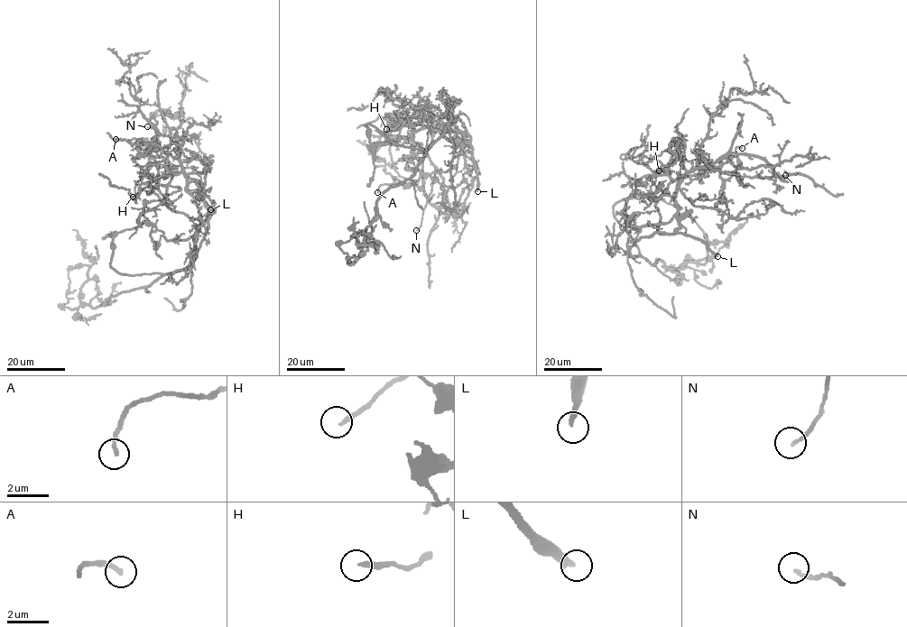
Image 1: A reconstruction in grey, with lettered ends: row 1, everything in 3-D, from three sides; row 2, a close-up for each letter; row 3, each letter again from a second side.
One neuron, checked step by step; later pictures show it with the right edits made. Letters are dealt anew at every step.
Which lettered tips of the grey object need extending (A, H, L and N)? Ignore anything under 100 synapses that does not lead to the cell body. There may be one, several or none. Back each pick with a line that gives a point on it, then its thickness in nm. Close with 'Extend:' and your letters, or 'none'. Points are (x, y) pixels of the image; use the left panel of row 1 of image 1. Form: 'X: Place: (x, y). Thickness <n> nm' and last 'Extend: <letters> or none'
L: Place: (210, 209). Thickness 280 nm
Extend: L

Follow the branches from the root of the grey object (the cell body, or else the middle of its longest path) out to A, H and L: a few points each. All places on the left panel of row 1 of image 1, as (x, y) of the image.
A: (198, 230), (196, 200), (202, 201), (204, 221), (170, 209), (148, 154), (160, 156), (146, 142), (115, 139)
H: (198, 230), (200, 218), (198, 207), (186, 189), (187, 178), (181, 172), (156, 177), (133, 197)
L: (198, 230), (200, 218), (196, 200), (199, 199), (210, 207), (212, 201), (214, 204), (210, 209)

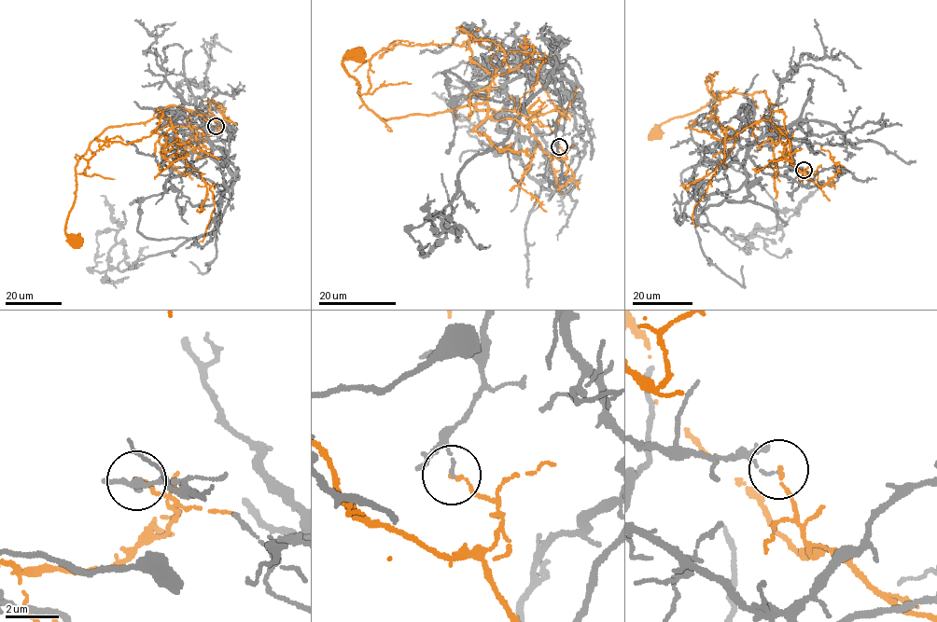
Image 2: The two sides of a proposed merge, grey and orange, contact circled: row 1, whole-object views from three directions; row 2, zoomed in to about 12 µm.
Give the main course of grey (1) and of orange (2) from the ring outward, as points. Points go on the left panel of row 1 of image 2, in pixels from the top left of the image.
1: (216, 126), (230, 137), (212, 141), (225, 188), (214, 230), (121, 271), (107, 257), (121, 228), (101, 195)
2: (216, 126), (204, 135), (160, 116), (106, 128), (76, 172), (85, 173), (104, 145), (150, 136), (163, 110)

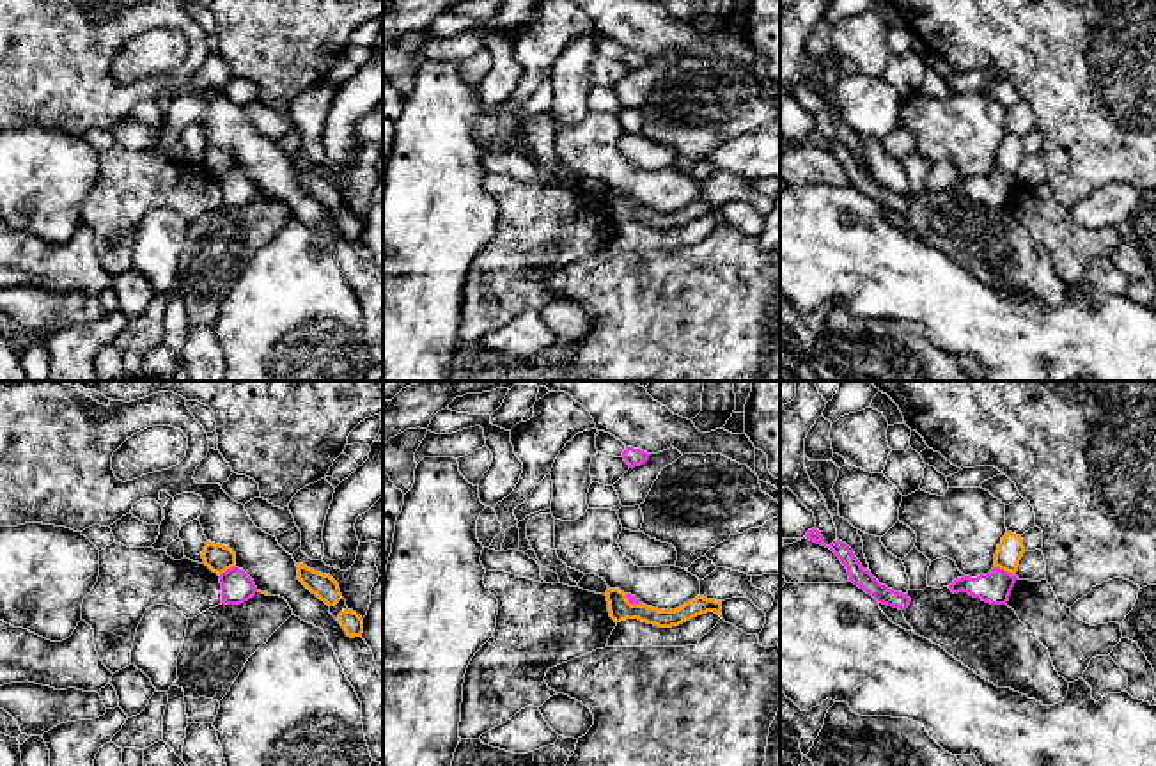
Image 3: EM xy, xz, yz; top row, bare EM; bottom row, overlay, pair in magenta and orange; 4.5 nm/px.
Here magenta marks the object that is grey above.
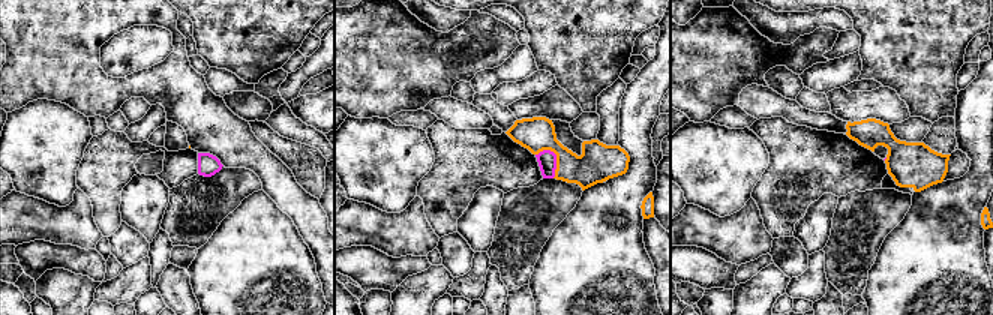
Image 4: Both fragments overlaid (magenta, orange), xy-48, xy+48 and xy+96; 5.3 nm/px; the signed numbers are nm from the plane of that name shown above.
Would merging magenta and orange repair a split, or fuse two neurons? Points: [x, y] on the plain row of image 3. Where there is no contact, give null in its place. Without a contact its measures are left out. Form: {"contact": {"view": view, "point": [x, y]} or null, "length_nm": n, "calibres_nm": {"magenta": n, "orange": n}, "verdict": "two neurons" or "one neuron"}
{"contact": {"view": "yz", "point": [1006, 174]}, "length_nm": 100, "calibres_nm": {"magenta": 150, "orange": 120}, "verdict": "two neurons"}

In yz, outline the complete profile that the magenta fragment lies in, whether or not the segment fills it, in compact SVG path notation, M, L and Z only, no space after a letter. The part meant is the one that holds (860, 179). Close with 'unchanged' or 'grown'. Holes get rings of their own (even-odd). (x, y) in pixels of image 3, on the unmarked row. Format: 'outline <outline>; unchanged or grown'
outline M833 144L830 147L830 152L840 161L840 165L846 168L849 183L863 192L867 197L871 197L878 206L883 206L887 209L894 209L899 213L906 213L911 206L908 197L895 195L888 192L887 188L879 186L871 174L863 172L851 151L842 144Z; unchanged

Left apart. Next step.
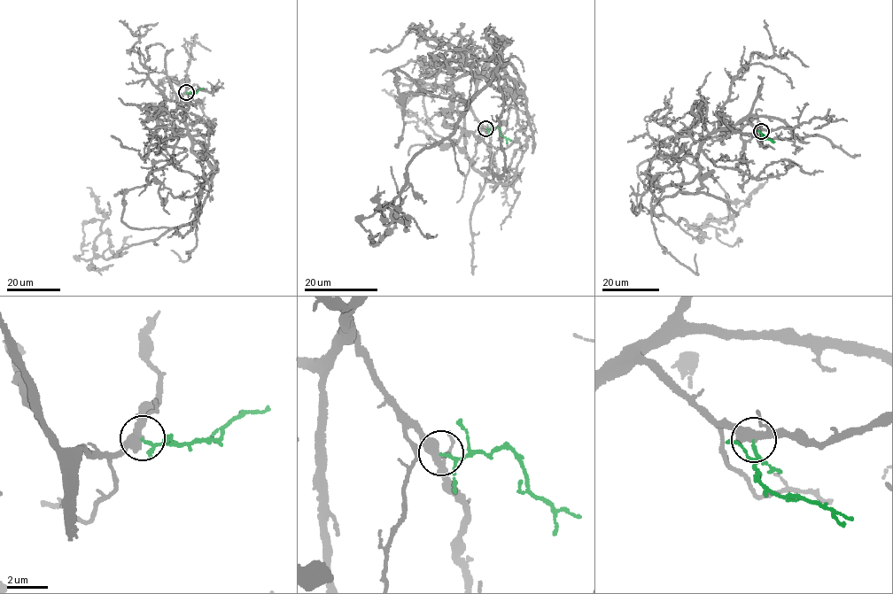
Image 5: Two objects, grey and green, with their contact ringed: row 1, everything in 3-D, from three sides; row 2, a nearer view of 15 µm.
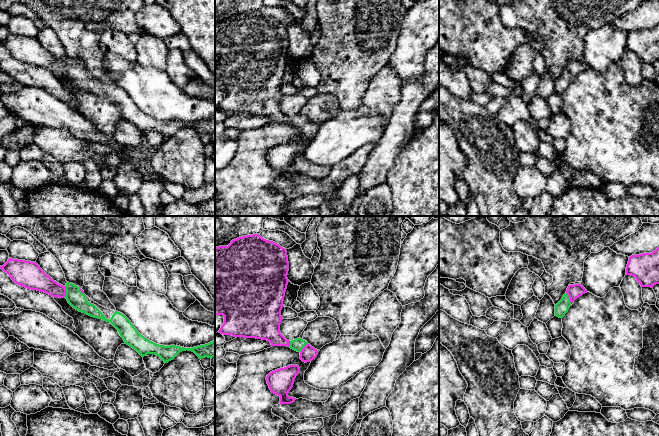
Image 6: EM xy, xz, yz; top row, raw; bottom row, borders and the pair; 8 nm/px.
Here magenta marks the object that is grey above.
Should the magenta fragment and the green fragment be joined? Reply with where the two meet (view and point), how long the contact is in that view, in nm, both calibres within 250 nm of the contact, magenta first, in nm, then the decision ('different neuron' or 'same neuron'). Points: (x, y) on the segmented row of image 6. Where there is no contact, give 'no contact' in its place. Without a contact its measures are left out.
xy (65, 291) | 90 nm | 170/140 nm | same neuron

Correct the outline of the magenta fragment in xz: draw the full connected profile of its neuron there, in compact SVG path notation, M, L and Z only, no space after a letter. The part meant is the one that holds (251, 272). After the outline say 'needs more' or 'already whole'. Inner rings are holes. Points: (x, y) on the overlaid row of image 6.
M259 234L239 237L228 246L215 247L215 315L223 315L224 323L219 333L234 337L256 338L267 340L272 346L287 346L300 353L300 359L307 363L318 355L317 349L307 341L297 338L287 340L280 333L283 320L281 310L288 285L289 262L287 251L279 244L262 238Z | needs more

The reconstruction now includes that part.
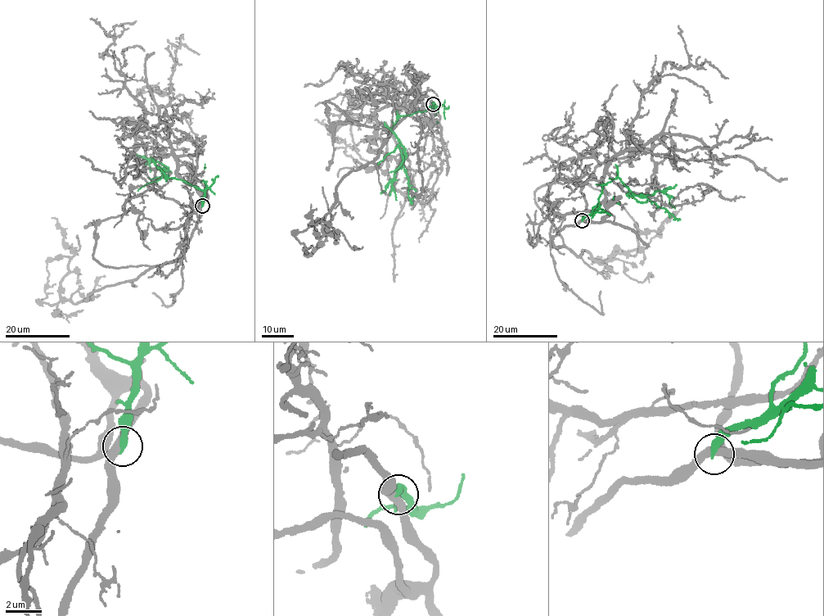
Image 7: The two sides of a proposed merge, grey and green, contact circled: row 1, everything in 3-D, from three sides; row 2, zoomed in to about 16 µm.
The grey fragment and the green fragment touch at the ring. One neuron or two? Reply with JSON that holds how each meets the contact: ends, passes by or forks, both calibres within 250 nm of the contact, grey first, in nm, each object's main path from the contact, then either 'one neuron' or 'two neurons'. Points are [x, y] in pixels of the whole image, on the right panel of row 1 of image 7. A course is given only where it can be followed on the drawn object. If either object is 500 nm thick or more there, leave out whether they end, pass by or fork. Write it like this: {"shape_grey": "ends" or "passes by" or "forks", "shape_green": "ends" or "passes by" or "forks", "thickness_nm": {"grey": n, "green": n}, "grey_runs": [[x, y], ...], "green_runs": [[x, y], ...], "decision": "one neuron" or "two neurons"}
{"shape_grey": "passes by", "shape_green": "ends", "thickness_nm": {"grey": 400, "green": 360}, "grey_runs": [[583, 220], [565, 226], [553, 245], [604, 263], [637, 248], [638, 234], [658, 230], [682, 205]], "green_runs": [[582, 220], [597, 204], [602, 187], [617, 178], [637, 195], [665, 193], [675, 209]], "decision": "two neurons"}

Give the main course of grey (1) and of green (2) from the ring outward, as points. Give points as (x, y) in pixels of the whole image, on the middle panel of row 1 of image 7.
1: (433, 104), (419, 98), (374, 160), (344, 175), (315, 224), (320, 237), (327, 227), (326, 237), (308, 254)
2: (433, 104), (435, 106), (424, 111), (401, 116), (391, 129), (404, 151), (402, 165), (392, 183), (397, 200)

